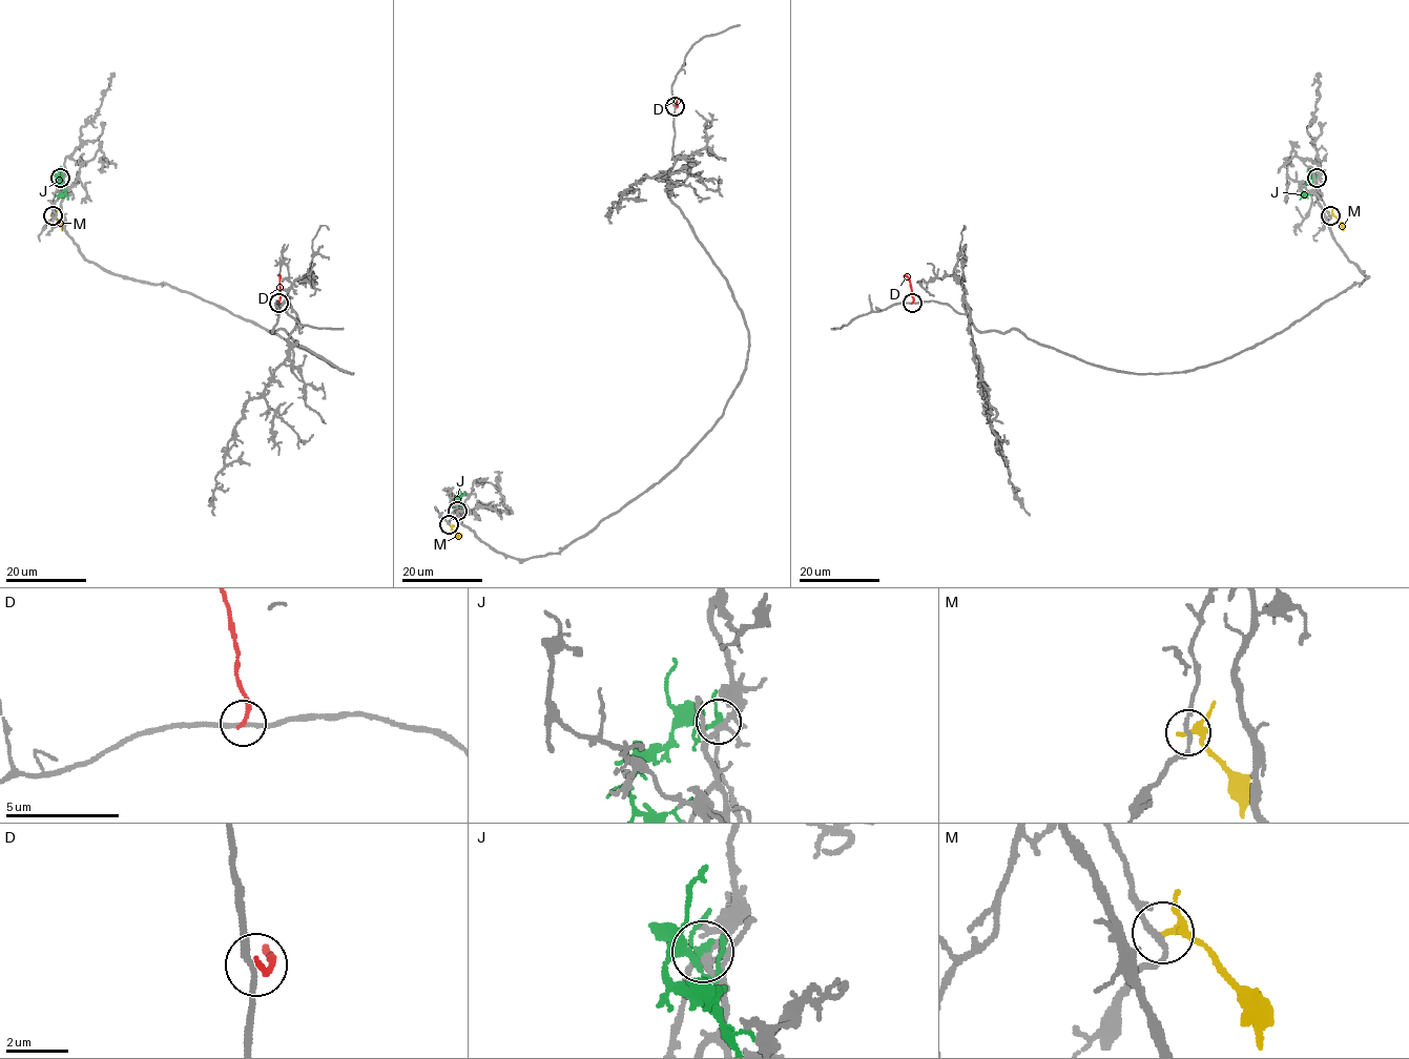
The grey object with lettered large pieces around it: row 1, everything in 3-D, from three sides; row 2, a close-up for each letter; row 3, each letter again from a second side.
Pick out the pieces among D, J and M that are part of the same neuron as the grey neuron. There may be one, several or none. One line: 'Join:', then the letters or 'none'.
Join: none

